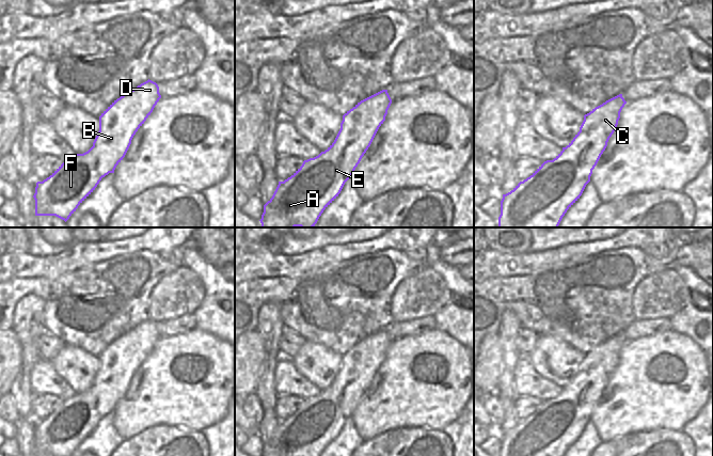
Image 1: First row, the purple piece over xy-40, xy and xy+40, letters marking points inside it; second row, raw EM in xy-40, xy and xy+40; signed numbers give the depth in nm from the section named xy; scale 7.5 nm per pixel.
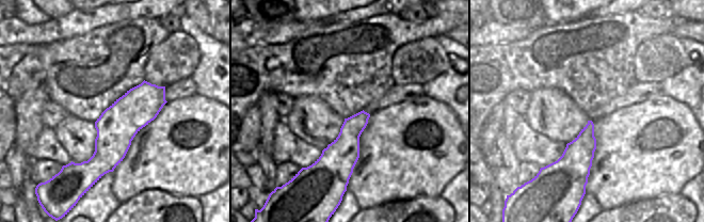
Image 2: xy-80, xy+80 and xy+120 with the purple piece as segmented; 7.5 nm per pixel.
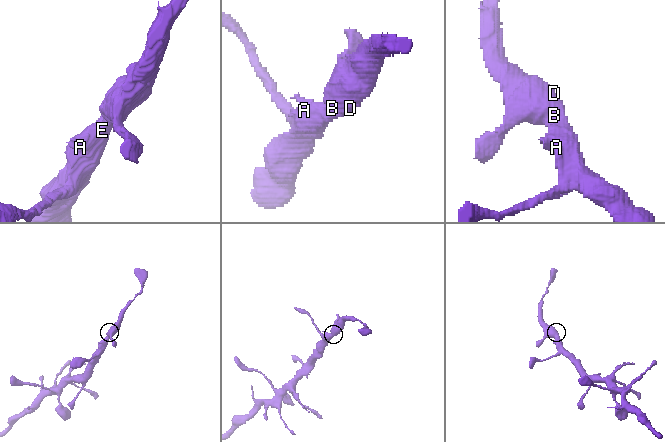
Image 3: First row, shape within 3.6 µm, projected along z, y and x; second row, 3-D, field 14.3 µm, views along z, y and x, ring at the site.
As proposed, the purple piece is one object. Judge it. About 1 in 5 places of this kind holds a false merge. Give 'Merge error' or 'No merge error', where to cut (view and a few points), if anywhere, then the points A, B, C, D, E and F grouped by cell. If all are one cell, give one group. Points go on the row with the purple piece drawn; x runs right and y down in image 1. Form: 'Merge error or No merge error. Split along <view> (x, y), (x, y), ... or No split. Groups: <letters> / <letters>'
No merge error. No split. Groups: A B C D E F

